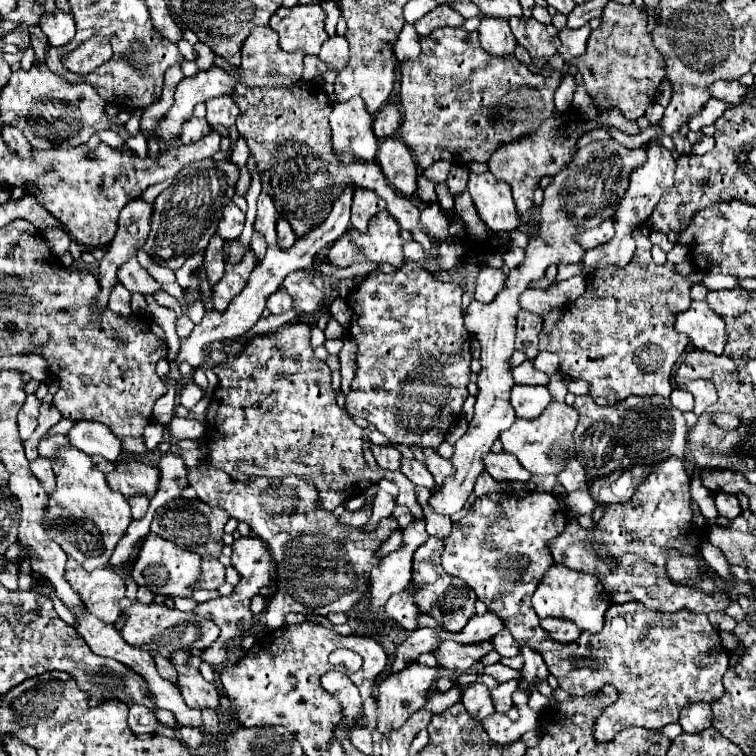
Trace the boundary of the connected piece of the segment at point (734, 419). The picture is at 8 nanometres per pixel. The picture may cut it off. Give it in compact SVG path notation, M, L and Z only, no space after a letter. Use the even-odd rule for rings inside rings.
M713 413L713 423L725 431L733 431L733 429L739 429L741 417L733 413Z

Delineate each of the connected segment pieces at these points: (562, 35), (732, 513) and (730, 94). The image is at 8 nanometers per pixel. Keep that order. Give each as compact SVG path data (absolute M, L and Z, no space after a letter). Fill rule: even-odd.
M585 25L585 27L579 27L579 29L561 29L559 31L559 49L557 53L563 57L565 65L569 65L571 59L579 57L585 53L585 45L587 45L587 39L589 39L589 33L591 33L591 27Z
M717 493L715 495L715 505L717 505L717 511L719 515L723 517L729 517L729 519L735 519L741 515L741 505L739 505L739 499L735 495L729 495L729 493Z
M717 81L709 87L711 97L727 101L727 103L739 103L741 97L747 93L747 87L743 87L739 81Z

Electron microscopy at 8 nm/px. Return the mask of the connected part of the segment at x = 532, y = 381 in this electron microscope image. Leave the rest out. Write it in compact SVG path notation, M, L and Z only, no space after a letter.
M531 359L521 363L519 367L513 367L511 371L513 371L515 383L521 383L521 385L547 385L549 383L549 375L537 371Z

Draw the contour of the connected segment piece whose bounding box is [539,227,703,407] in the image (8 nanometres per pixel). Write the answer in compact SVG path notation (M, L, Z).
M637 227L633 229L633 239L637 241L635 257L625 269L605 267L605 271L595 271L587 277L587 287L581 297L573 303L567 303L561 309L561 317L555 323L549 335L539 335L539 351L549 351L559 357L559 369L571 379L585 379L591 385L591 397L601 407L611 405L611 399L623 399L629 395L661 395L669 397L671 393L671 369L679 355L685 351L689 337L675 331L675 315L679 309L677 301L691 301L689 289L695 283L701 283L703 273L695 271L681 275L675 271L673 263L655 265L651 259L651 241L649 235Z

